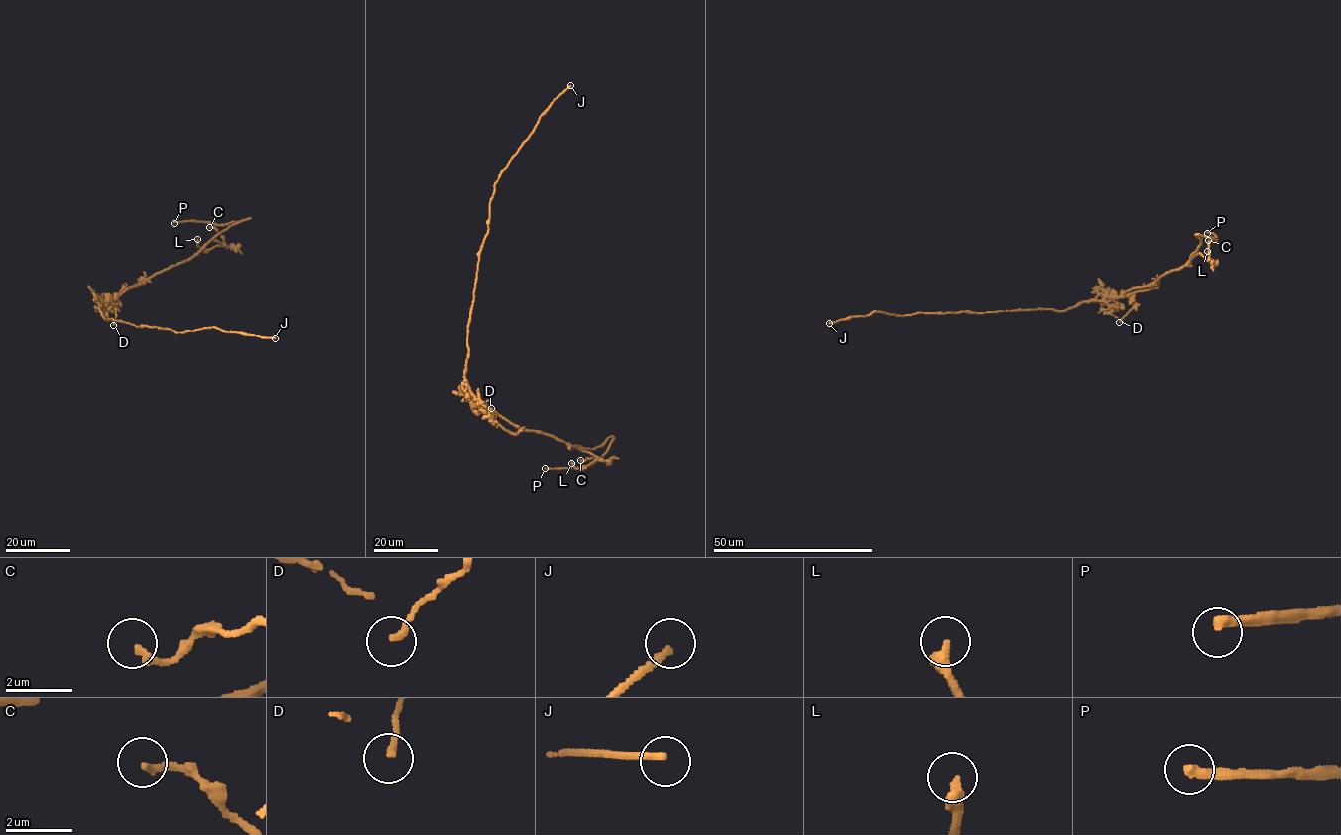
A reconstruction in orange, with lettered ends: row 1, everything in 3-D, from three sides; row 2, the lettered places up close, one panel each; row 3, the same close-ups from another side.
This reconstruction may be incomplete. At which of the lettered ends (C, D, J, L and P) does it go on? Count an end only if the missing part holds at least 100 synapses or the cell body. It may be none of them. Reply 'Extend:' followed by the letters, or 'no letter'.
Extend: P

